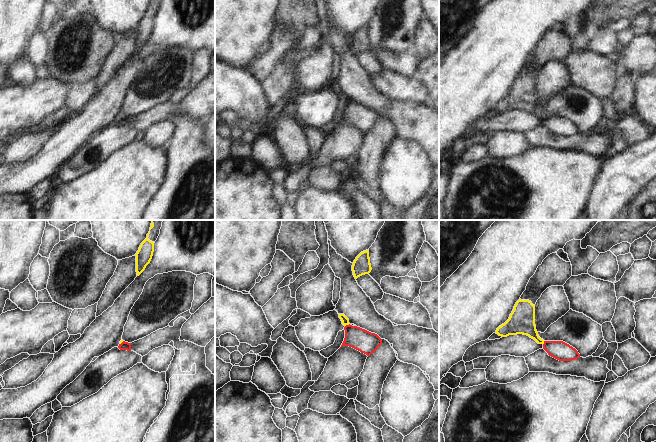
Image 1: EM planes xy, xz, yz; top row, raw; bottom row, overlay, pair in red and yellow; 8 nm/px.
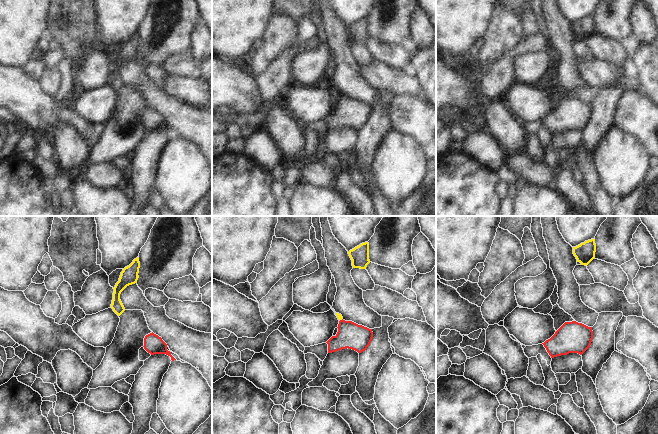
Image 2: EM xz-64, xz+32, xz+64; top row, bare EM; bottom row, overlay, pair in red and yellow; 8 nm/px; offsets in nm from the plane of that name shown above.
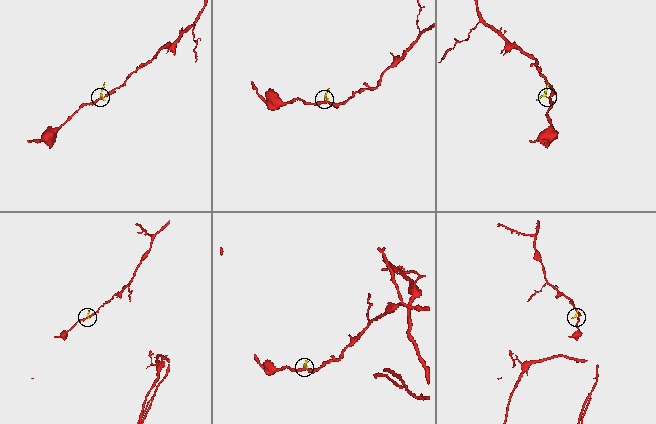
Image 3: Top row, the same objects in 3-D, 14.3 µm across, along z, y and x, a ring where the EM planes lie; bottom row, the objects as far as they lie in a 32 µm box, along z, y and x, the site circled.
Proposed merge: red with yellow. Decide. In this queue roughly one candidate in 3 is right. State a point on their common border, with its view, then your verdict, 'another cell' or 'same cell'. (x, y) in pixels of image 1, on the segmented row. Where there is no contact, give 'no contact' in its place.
xz (347, 325) | another cell

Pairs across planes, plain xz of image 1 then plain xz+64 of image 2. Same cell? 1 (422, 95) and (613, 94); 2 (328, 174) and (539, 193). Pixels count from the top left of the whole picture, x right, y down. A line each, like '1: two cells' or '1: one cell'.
1: two cells
2: two cells

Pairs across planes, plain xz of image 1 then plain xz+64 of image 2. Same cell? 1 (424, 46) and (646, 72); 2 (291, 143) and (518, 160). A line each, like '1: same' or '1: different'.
1: different
2: different

